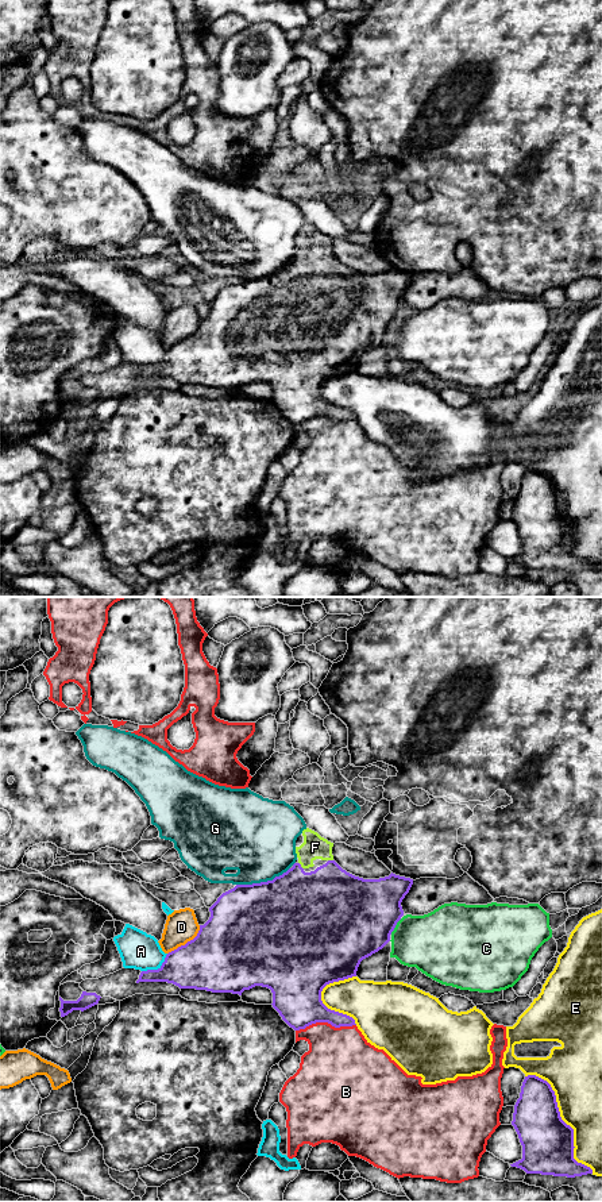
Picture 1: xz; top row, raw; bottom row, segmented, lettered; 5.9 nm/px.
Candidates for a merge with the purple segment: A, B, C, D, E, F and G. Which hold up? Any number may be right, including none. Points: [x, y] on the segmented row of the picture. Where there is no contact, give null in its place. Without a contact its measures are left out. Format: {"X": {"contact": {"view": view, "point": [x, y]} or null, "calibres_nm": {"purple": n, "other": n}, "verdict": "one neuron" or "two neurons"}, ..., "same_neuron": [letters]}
{"A": {"contact": {"view": "xz", "point": [158, 969]}, "calibres_nm": {"purple": 300, "other": 220}, "verdict": "two neurons"}, "B": {"contact": {"view": "xz", "point": [325, 1021]}, "calibres_nm": {"purple": 280, "other": 400}, "verdict": "two neurons"}, "C": {"contact": {"view": "xz", "point": [394, 927]}, "calibres_nm": {"purple": 480, "other": 360}, "verdict": "two neurons"}, "D": {"contact": {"view": "xz", "point": [188, 942]}, "calibres_nm": {"purple": 440, "other": 190}, "verdict": "two neurons"}, "E": {"contact": {"view": "xz", "point": [562, 1120]}, "calibres_nm": {"purple": 300, "other": 300}, "verdict": "two neurons"}, "F": {"contact": {"view": "xz", "point": [300, 866]}, "calibres_nm": {"purple": 440, "other": 140}, "verdict": "one neuron"}, "G": {"contact": {"view": "xz", "point": [262, 882]}, "calibres_nm": {"purple": 500, "other": 440}, "verdict": "two neurons"}, "same_neuron": ["F"]}

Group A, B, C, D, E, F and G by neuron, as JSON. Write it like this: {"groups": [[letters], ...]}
{"groups": [["A"], ["B"], ["C"], ["D"], ["E"], ["F"], ["G"]]}

